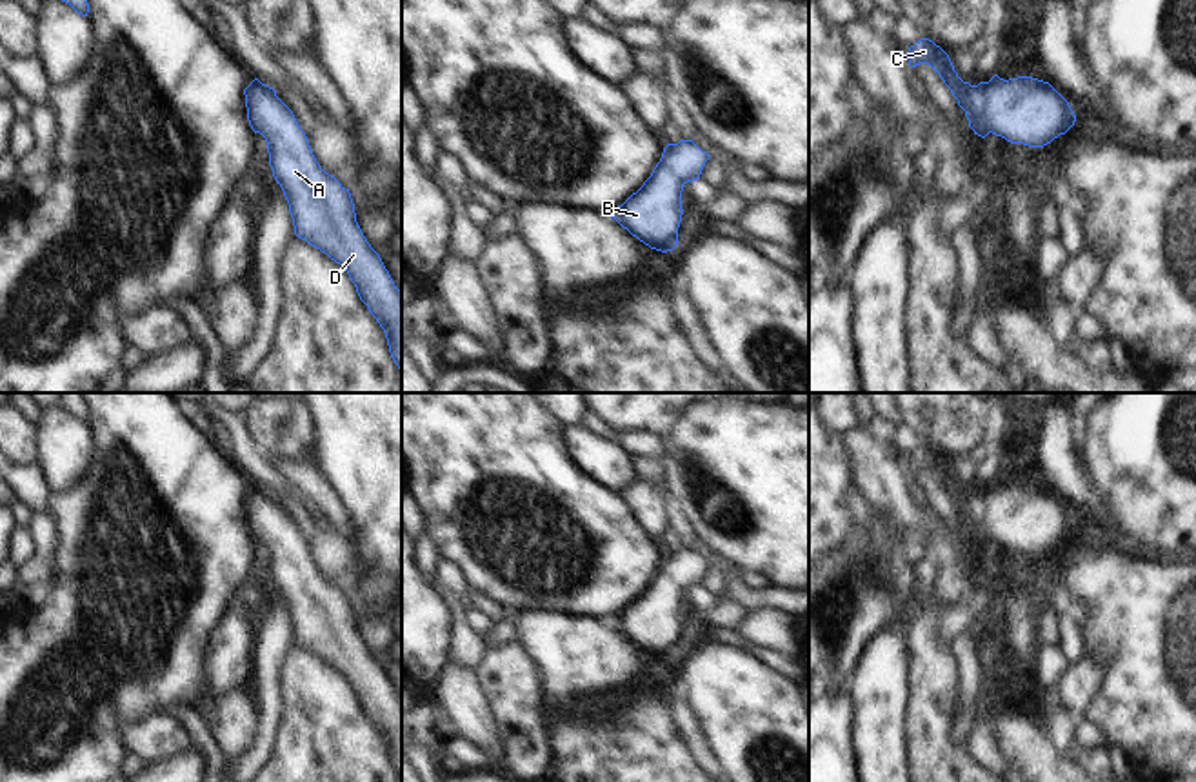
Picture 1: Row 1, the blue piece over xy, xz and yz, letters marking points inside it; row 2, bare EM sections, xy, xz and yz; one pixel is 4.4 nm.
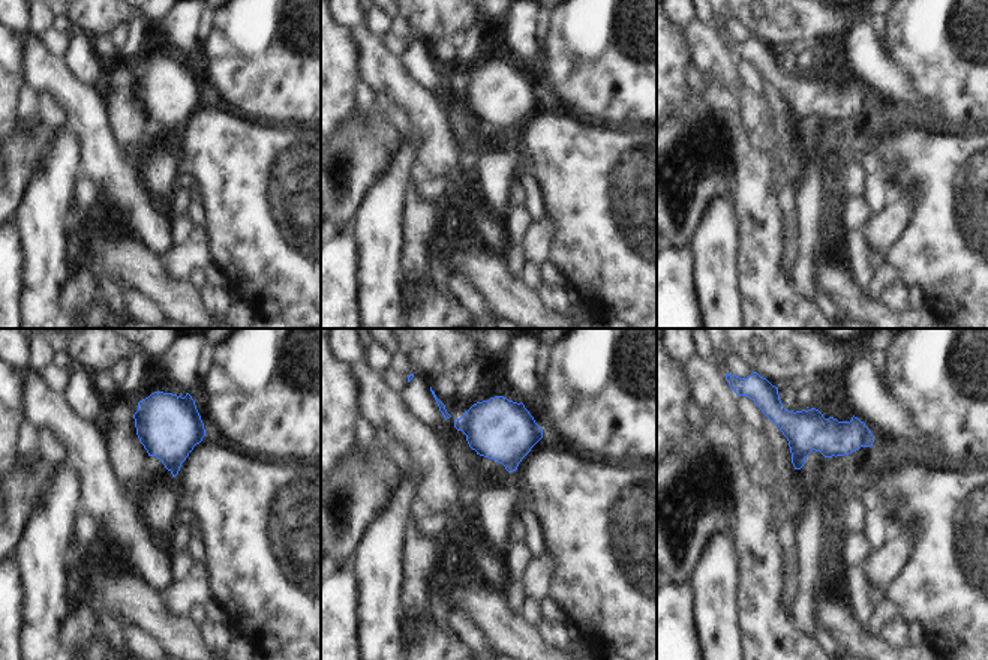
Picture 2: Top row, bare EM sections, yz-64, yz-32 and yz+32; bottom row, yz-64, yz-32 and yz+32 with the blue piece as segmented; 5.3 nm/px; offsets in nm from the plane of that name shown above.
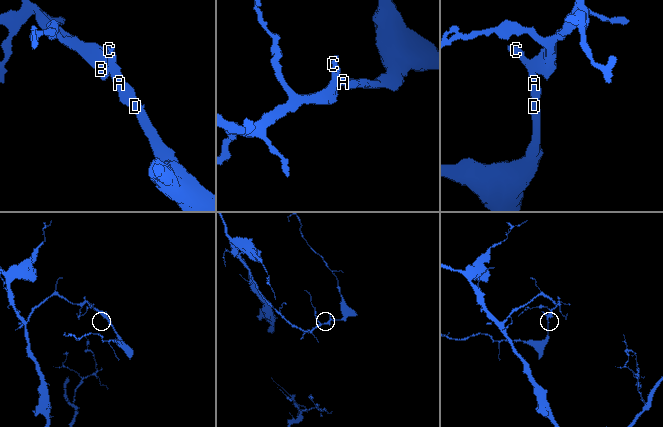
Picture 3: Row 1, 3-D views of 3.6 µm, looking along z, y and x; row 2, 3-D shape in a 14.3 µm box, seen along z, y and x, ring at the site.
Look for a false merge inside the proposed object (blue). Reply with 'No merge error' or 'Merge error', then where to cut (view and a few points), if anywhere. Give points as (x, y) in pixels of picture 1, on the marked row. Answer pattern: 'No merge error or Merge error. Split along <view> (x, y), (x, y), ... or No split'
No merge error. No split.

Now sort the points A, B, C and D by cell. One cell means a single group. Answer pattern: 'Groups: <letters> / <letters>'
Groups: A B C D.

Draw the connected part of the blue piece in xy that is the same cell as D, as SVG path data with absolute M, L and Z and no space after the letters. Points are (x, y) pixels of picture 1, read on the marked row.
M254 78L244 89L244 95L249 125L267 142L269 165L289 204L294 235L347 271L360 300L384 329L391 358L402 373L402 291L394 286L380 255L364 236L349 189L320 167L293 111L276 96L273 87Z

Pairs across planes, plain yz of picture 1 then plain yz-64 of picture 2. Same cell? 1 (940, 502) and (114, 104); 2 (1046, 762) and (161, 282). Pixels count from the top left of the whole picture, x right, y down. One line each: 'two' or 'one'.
1: two
2: one

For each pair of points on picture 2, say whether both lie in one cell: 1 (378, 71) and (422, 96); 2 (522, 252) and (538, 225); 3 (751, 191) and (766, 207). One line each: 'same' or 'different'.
1: same
2: same
3: same

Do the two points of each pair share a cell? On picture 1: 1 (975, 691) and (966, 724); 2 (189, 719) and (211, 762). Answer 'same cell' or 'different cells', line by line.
1: same cell
2: same cell

